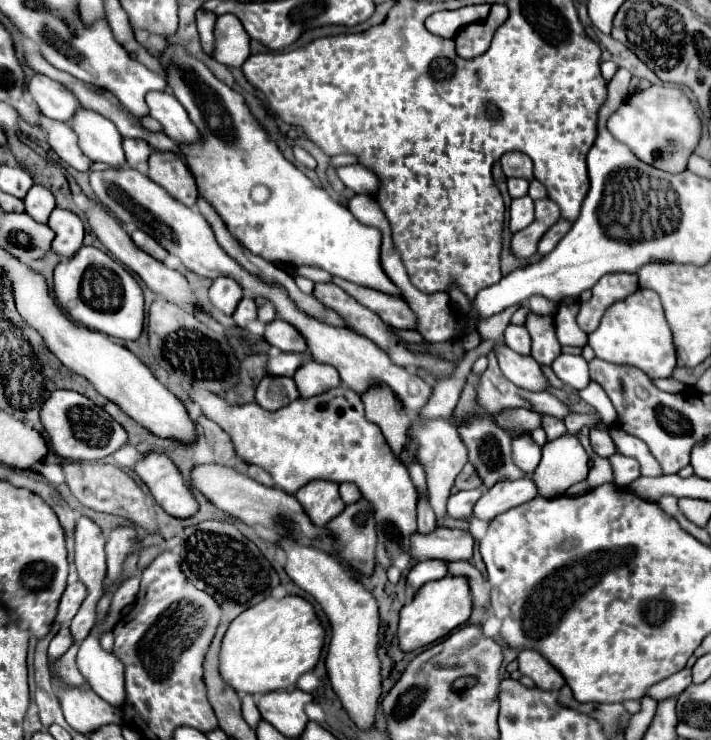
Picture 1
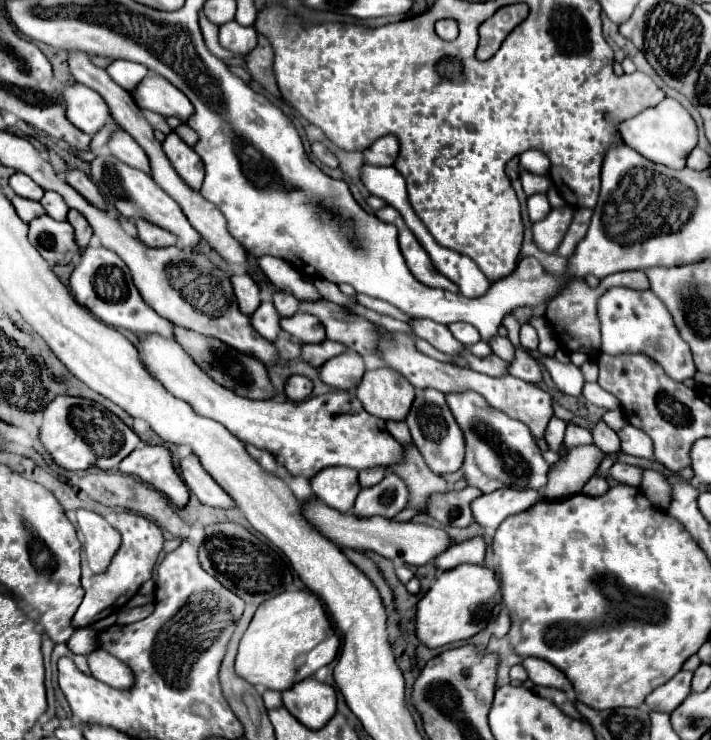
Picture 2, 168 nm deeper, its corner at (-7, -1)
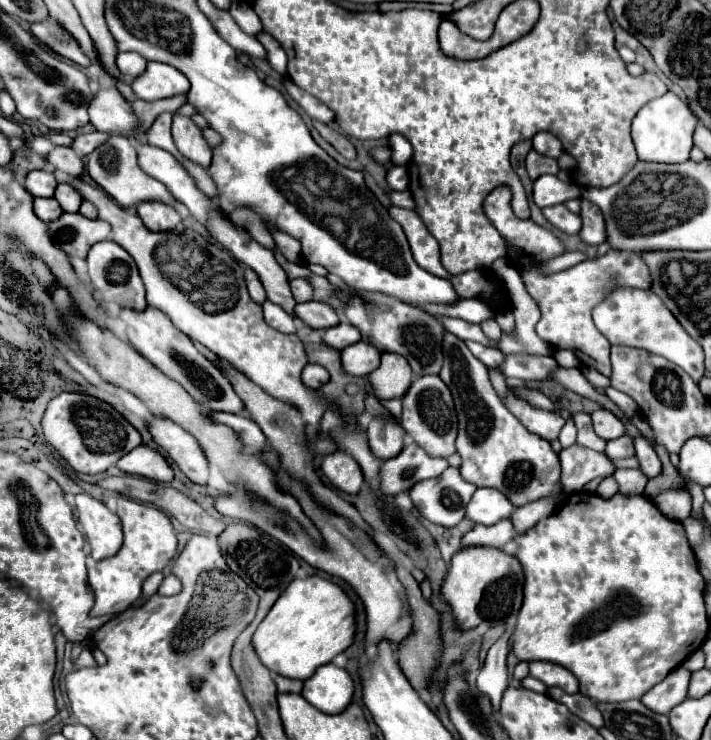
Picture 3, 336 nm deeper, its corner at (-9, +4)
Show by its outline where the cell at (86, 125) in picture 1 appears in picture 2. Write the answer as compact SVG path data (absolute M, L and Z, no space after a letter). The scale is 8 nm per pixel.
M118 130L118 134L114 134L114 138L110 138L108 146L110 146L110 152L116 158L120 158L122 162L126 162L128 166L134 166L134 168L150 174L150 160L146 156L146 152L124 130Z

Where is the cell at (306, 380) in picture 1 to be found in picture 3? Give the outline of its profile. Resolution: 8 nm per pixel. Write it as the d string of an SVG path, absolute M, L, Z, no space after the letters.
M364 341L348 345L342 351L342 369L352 377L366 377L378 365L380 365L380 353Z

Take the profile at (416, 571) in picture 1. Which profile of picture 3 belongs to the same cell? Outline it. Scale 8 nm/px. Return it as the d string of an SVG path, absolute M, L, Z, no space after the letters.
M504 519L492 527L486 525L476 525L472 531L468 531L462 537L462 547L476 547L476 545L484 545L484 547L496 547L496 549L504 549L514 537L514 529L510 519Z

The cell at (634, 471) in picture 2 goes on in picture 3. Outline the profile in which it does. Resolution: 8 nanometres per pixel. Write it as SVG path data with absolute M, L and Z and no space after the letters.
M582 445L562 449L560 463L562 463L562 487L566 493L580 493L582 487L592 479L610 477L616 471L616 465L604 453L584 449Z

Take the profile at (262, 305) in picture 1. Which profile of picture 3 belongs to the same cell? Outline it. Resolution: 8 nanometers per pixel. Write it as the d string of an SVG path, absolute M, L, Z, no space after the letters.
M292 279L290 285L292 285L292 295L296 297L296 303L304 303L314 297L314 289L308 285L306 279Z

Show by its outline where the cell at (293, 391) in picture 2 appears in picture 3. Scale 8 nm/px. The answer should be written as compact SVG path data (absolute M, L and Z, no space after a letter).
M306 365L302 371L302 383L312 389L320 389L328 381L328 371L320 365Z

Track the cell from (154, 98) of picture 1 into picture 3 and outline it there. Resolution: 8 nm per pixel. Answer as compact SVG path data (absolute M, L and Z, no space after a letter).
M150 61L146 71L132 79L132 89L142 101L158 101L176 95L188 95L190 81L174 67Z

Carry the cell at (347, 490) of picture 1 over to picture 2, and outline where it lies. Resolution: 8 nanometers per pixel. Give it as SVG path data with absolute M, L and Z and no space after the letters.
M376 466L376 468L370 468L370 470L362 470L360 472L360 486L366 488L366 486L374 486L378 484L386 474L386 468L384 466Z

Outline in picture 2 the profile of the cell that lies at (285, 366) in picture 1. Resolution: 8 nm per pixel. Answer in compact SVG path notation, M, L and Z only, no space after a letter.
M324 340L320 344L302 346L302 358L306 362L310 362L312 366L322 366L324 362L328 362L330 358L334 358L342 352L346 352L346 346L342 342L334 342L334 340Z

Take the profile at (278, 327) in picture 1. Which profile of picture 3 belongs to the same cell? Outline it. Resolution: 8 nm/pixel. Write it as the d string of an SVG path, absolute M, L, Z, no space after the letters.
M306 301L294 307L294 315L312 329L328 329L340 323L338 313L320 301Z

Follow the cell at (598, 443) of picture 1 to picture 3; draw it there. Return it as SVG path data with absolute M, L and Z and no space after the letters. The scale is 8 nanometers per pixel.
M598 409L592 413L592 421L594 421L594 431L604 439L604 441L610 441L610 439L618 439L626 433L622 421L612 413L612 411L606 411L606 409Z

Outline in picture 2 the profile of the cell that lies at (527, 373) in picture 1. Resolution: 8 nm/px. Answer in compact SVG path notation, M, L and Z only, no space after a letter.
M494 336L494 338L490 338L488 344L490 344L492 352L494 352L496 356L500 356L502 360L506 360L506 362L512 362L512 360L514 360L514 346L510 344L508 338Z

